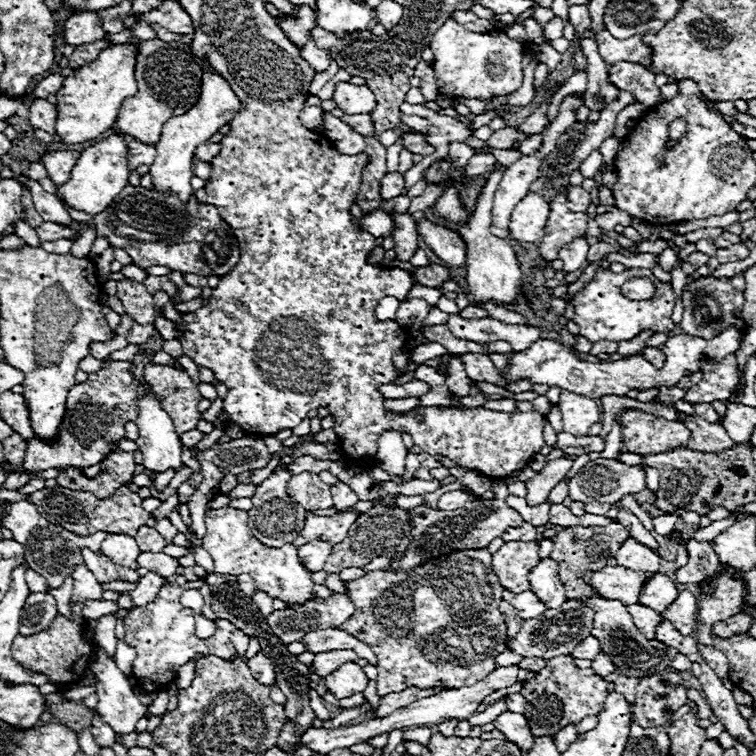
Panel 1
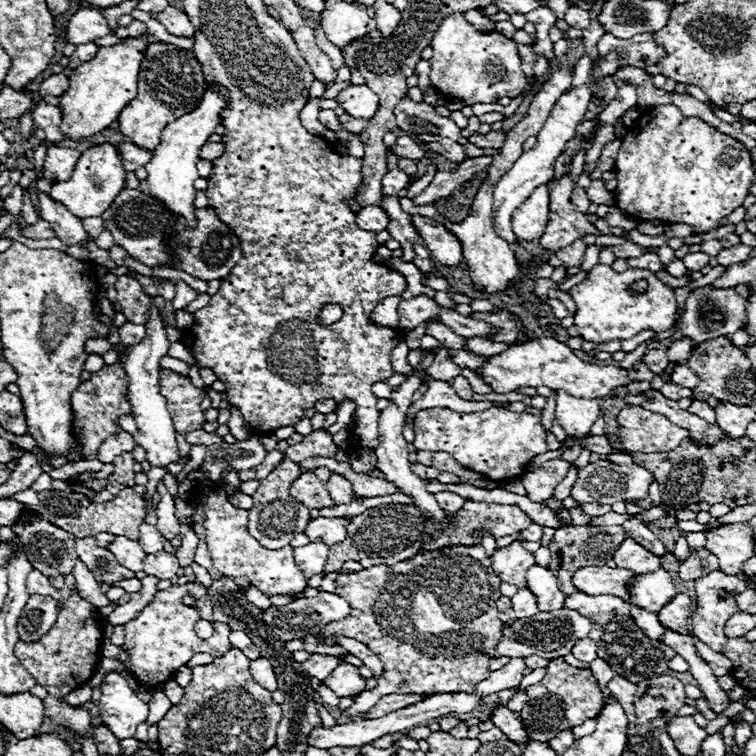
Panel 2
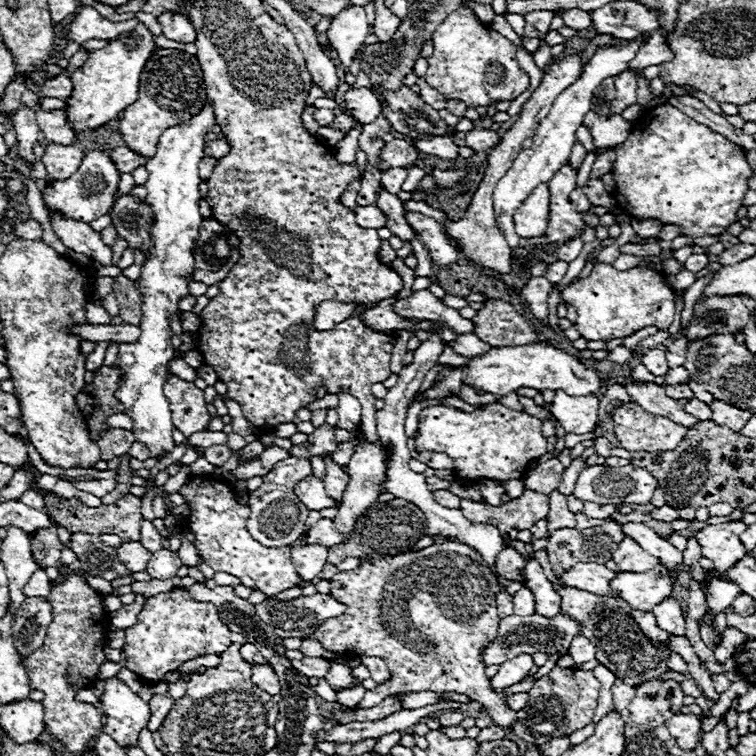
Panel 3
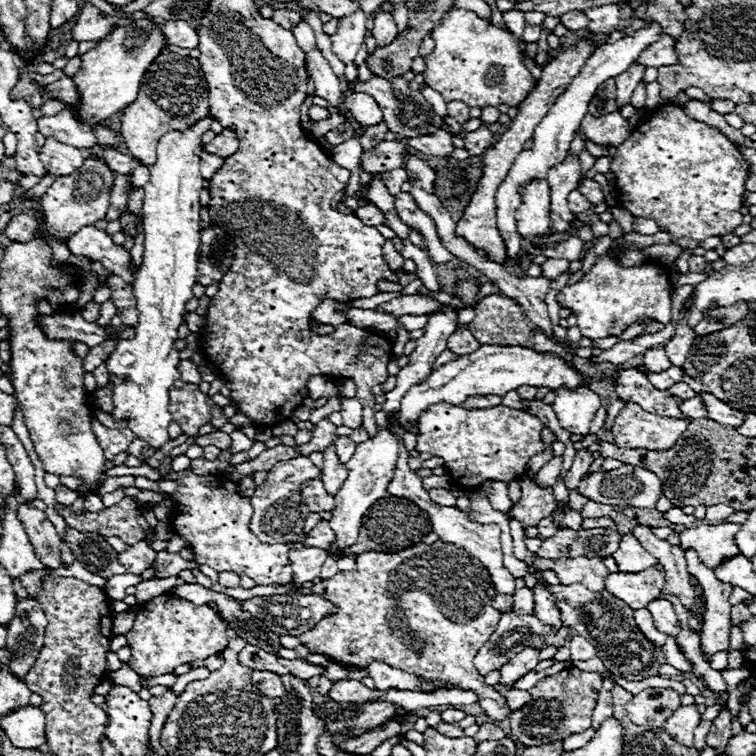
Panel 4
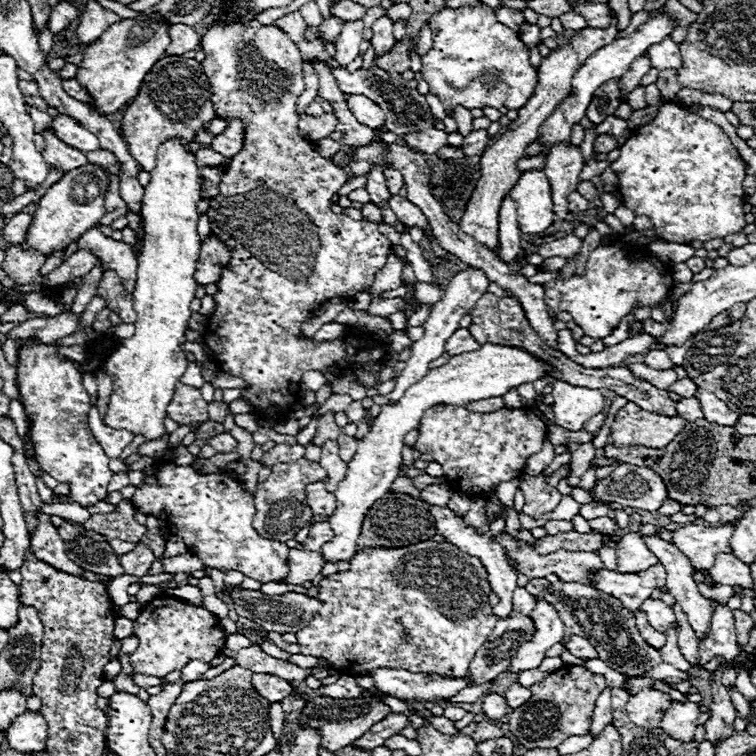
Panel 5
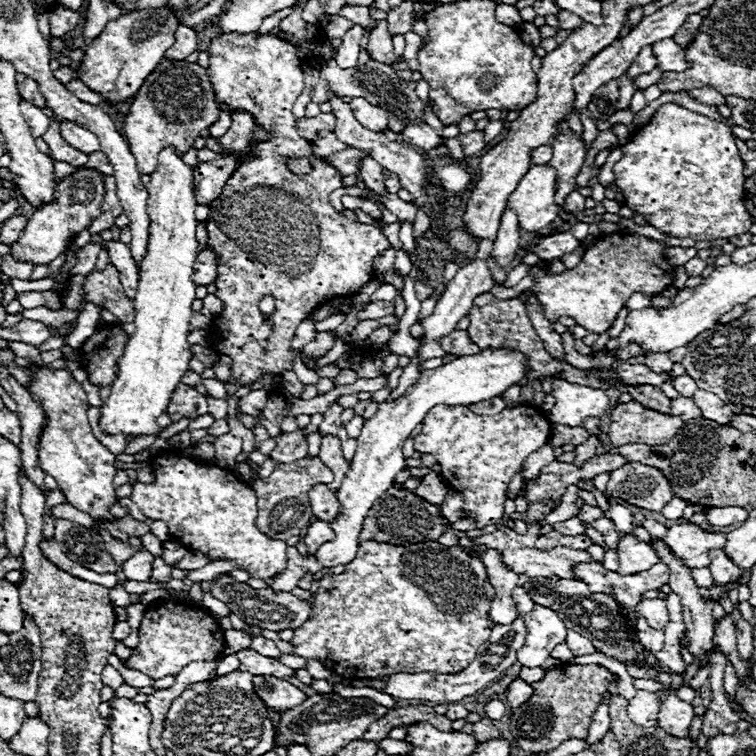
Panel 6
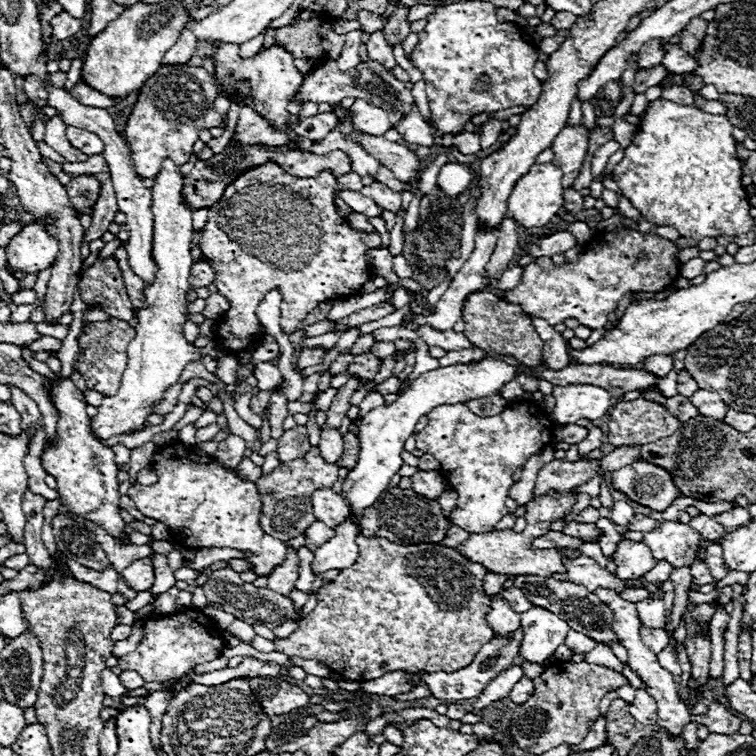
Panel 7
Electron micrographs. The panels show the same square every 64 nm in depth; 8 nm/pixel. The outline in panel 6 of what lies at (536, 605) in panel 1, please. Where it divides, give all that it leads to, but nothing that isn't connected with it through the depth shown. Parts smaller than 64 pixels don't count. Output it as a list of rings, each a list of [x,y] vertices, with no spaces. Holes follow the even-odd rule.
[[[516,586],[512,590],[512,598],[514,598],[514,604],[516,604],[516,610],[518,614],[524,614],[524,612],[530,612],[536,604],[532,602],[532,598],[528,596],[528,592],[522,588],[522,586]]]

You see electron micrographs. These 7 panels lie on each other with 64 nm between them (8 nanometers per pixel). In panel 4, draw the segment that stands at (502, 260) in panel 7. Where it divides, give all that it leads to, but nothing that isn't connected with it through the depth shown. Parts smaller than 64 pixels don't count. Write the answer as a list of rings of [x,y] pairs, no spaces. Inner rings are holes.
[[[652,22],[650,28],[642,28],[638,30],[634,36],[628,36],[628,38],[620,38],[616,40],[614,44],[604,44],[600,48],[596,48],[592,52],[592,56],[586,60],[580,76],[576,76],[576,80],[572,80],[572,84],[568,86],[568,92],[560,94],[556,104],[552,104],[548,116],[544,116],[544,120],[536,126],[534,130],[534,148],[530,150],[522,150],[520,156],[514,160],[508,176],[504,178],[504,182],[500,184],[500,190],[496,190],[496,220],[498,220],[498,230],[502,232],[502,238],[504,238],[504,244],[506,244],[506,250],[508,250],[508,258],[516,256],[518,250],[520,250],[520,234],[516,230],[516,218],[514,218],[514,212],[516,208],[520,206],[520,192],[518,188],[524,186],[524,184],[530,184],[532,180],[546,180],[548,176],[548,170],[554,168],[556,164],[560,164],[560,160],[564,160],[564,156],[568,156],[570,152],[570,144],[580,128],[580,122],[582,118],[588,114],[588,104],[590,104],[590,98],[594,96],[596,88],[608,80],[608,78],[616,78],[620,76],[622,72],[626,72],[630,68],[630,64],[640,56],[640,52],[656,42],[660,38],[660,32],[662,28]]]

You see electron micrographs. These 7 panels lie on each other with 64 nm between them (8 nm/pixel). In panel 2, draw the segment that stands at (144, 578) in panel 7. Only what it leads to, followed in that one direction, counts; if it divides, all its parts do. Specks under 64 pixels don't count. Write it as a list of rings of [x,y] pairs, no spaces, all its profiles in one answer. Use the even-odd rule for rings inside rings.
[[[116,536],[106,548],[116,556],[116,560],[120,560],[120,564],[124,564],[124,568],[132,572],[140,572],[144,568],[142,558],[146,554],[136,540],[130,540],[126,536]]]

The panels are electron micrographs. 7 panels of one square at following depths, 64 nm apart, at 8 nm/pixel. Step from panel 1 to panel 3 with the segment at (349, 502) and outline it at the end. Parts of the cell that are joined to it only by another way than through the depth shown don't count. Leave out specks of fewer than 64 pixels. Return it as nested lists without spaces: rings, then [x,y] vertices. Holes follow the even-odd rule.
[[[326,456],[324,462],[326,462],[326,476],[324,476],[322,482],[324,482],[324,486],[326,486],[328,496],[332,496],[332,498],[340,504],[342,494],[344,494],[348,482],[350,482],[350,478],[348,478],[348,474],[344,474],[344,472],[340,470],[340,466],[338,466],[330,456]]]

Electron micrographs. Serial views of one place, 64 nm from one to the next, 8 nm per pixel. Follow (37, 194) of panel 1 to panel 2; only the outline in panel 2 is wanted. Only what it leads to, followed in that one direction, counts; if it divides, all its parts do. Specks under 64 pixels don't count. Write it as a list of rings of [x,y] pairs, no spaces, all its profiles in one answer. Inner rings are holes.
[[[38,190],[38,206],[40,206],[42,220],[52,224],[54,232],[58,234],[58,238],[64,244],[72,246],[72,244],[84,242],[88,238],[80,220],[72,212],[68,212],[66,206],[62,206],[60,202],[54,202],[48,194],[44,194],[40,190]]]

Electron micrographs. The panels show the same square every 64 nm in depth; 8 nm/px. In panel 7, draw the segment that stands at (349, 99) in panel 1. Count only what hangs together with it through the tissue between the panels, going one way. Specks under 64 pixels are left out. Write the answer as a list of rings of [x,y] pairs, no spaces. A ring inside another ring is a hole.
[[[354,100],[350,110],[352,110],[354,124],[366,134],[382,136],[392,128],[392,124],[388,120],[388,114],[382,108],[376,108],[376,106],[372,106],[364,100]]]

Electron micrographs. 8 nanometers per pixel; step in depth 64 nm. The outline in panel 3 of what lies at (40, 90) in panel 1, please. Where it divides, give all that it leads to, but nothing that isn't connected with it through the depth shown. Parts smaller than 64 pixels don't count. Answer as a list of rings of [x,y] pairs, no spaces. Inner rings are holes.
[[[58,74],[50,80],[46,80],[42,86],[42,96],[52,96],[52,98],[60,98],[60,100],[68,100],[70,92],[72,92],[72,82],[66,74]]]

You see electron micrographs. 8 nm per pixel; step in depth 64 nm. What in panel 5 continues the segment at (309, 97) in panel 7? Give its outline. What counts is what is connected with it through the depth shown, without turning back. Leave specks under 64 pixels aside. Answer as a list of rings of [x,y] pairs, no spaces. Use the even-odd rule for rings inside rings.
[[[372,66],[368,72],[356,70],[354,74],[346,72],[346,68],[332,68],[332,74],[336,76],[338,86],[344,94],[366,94],[372,102],[380,104],[380,108],[384,108],[386,128],[398,136],[406,136],[408,132],[424,132],[428,128],[434,128],[434,124],[438,122],[432,116],[426,98],[422,94],[418,94],[418,90],[408,88],[406,80],[396,72],[386,72],[386,70]]]

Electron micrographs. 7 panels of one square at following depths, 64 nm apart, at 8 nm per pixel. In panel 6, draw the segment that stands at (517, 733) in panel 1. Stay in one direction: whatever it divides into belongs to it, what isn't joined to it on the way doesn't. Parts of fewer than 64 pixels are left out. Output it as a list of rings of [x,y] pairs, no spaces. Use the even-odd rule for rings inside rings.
[[[432,540],[410,546],[360,542],[356,560],[340,576],[324,576],[320,580],[310,620],[294,630],[294,654],[320,660],[342,678],[378,678],[390,672],[462,672],[492,630],[484,582],[486,568],[482,560],[470,556],[460,546],[448,548]],[[500,700],[500,704],[490,704],[490,702],[488,702],[488,704],[484,706],[484,712],[488,714],[490,720],[500,720],[500,718],[506,714],[506,706],[504,706],[502,700]]]

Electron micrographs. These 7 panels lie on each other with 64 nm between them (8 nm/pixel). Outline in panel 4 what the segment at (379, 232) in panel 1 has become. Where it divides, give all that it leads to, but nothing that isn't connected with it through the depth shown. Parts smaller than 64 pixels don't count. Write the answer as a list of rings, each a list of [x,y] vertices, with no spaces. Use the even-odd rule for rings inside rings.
[[[374,204],[360,206],[360,208],[356,210],[356,216],[360,218],[362,224],[372,224],[372,226],[380,226],[380,224],[384,224],[384,214],[382,214]]]

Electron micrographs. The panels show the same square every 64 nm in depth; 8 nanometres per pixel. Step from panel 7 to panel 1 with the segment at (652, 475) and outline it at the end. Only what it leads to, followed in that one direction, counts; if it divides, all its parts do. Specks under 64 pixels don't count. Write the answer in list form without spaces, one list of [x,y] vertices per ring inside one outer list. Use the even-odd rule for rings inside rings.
[[[616,458],[590,460],[568,480],[568,496],[578,502],[600,500],[614,504],[626,494],[640,492],[646,486],[642,466],[628,466]]]

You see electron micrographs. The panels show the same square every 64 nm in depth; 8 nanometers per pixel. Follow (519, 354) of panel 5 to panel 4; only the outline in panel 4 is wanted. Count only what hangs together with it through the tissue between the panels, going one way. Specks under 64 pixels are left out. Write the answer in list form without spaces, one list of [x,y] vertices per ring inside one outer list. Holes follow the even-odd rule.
[[[480,346],[474,354],[460,356],[454,362],[432,370],[432,374],[418,386],[410,388],[402,400],[400,408],[400,422],[406,424],[408,420],[418,420],[418,414],[432,404],[448,402],[460,406],[468,396],[504,396],[510,390],[520,386],[534,386],[534,388],[588,388],[582,374],[576,372],[564,358],[552,356],[552,352],[536,352],[534,348],[520,348],[520,346]],[[378,430],[378,434],[362,444],[356,446],[354,456],[350,458],[350,462],[346,462],[348,468],[348,478],[344,482],[344,486],[340,488],[340,492],[336,494],[336,508],[332,510],[332,520],[330,526],[336,532],[336,542],[328,548],[328,552],[332,554],[336,548],[346,548],[352,546],[356,542],[358,536],[358,528],[362,524],[362,518],[366,514],[366,510],[386,494],[386,488],[392,480],[392,472],[394,472],[394,464],[398,458],[398,442],[394,438],[394,434],[390,434],[388,430]]]

